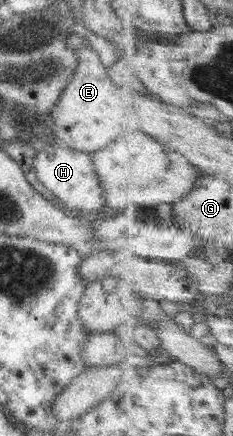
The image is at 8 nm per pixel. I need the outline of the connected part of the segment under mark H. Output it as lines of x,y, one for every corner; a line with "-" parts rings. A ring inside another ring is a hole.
50,143
33,157
33,168
42,183
43,192
46,189
52,191
64,205
80,211
96,211
96,209
106,211
104,190
88,153
80,153
61,144

